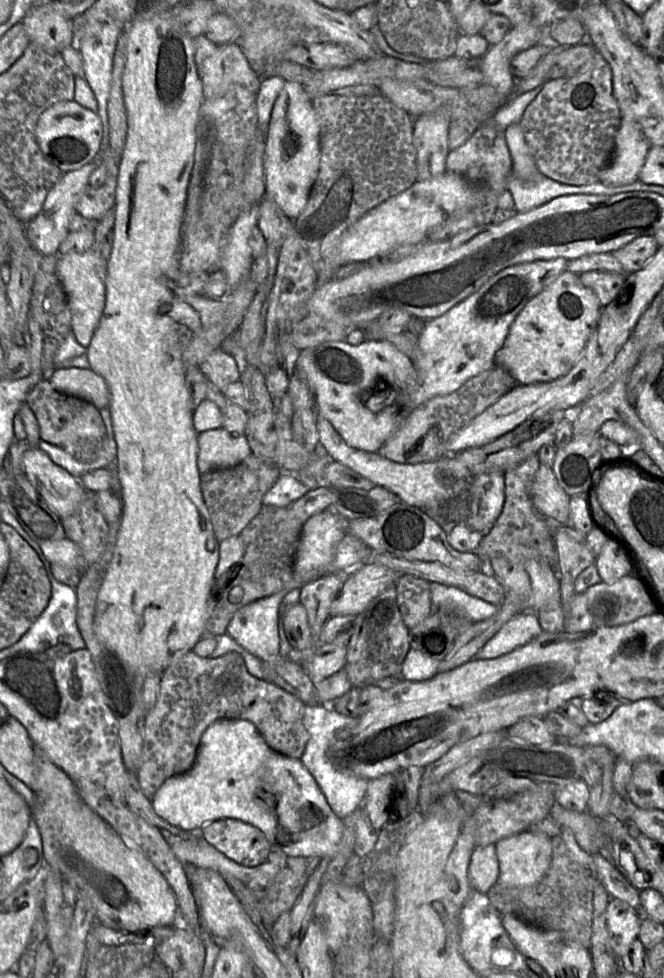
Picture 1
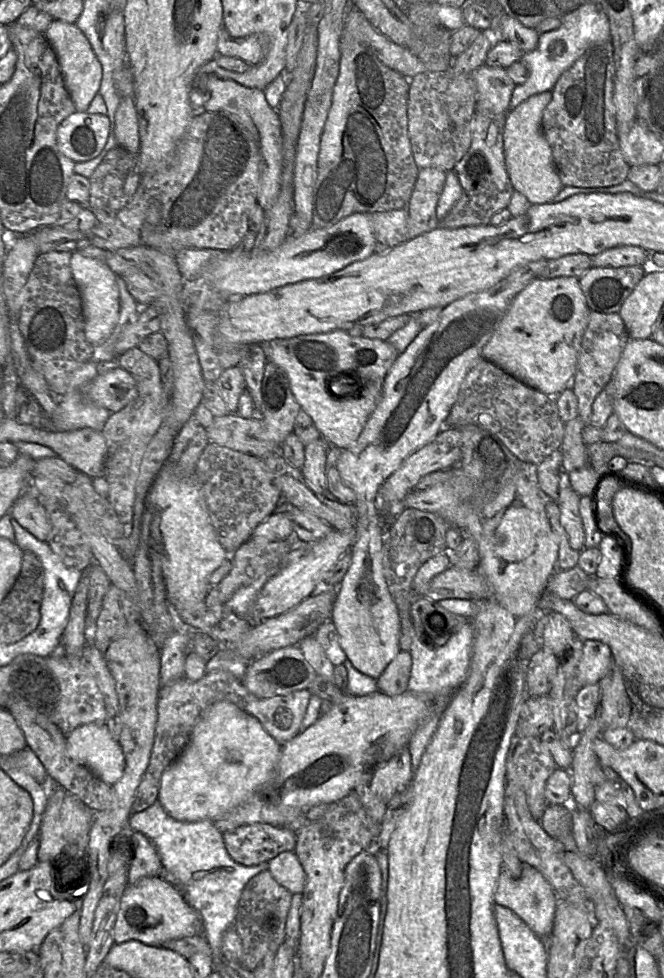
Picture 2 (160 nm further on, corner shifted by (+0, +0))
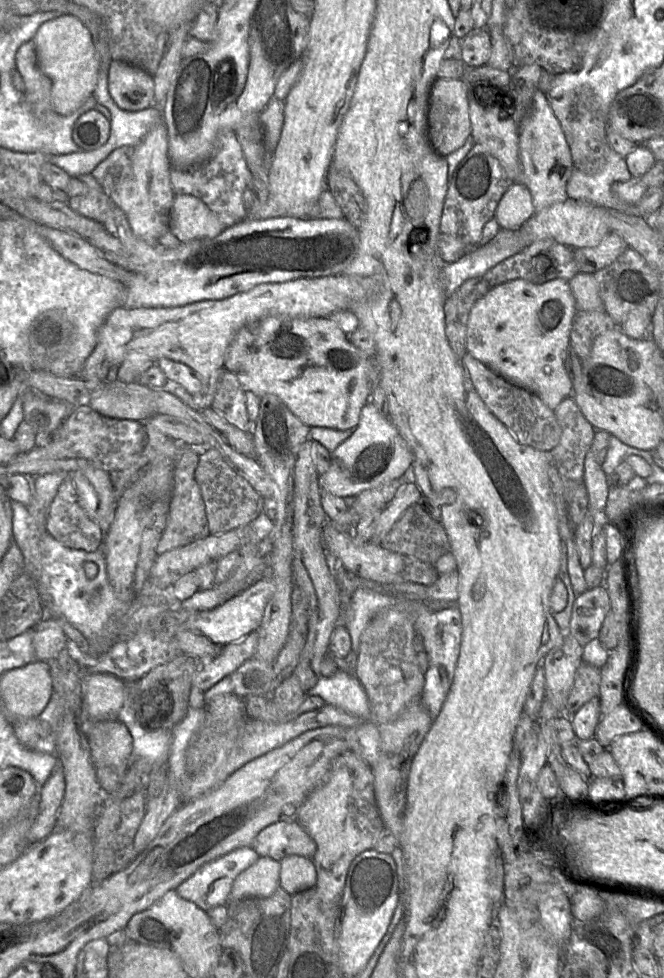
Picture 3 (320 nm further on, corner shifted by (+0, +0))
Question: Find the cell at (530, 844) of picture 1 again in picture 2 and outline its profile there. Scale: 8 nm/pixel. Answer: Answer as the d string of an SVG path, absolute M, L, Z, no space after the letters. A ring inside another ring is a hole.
M523 863L523 870L521 876L517 879L511 877L504 871L501 871L495 889L495 903L511 909L517 916L519 916L529 928L541 939L547 938L554 926L554 917L558 896L546 878L533 866Z

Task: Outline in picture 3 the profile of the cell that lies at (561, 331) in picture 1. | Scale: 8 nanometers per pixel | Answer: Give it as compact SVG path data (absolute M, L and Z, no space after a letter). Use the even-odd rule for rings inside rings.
M556 278L543 284L523 279L511 280L490 288L470 310L467 333L467 353L505 379L535 393L551 410L566 397L572 396L573 384L566 371L570 332L577 313L569 281Z

